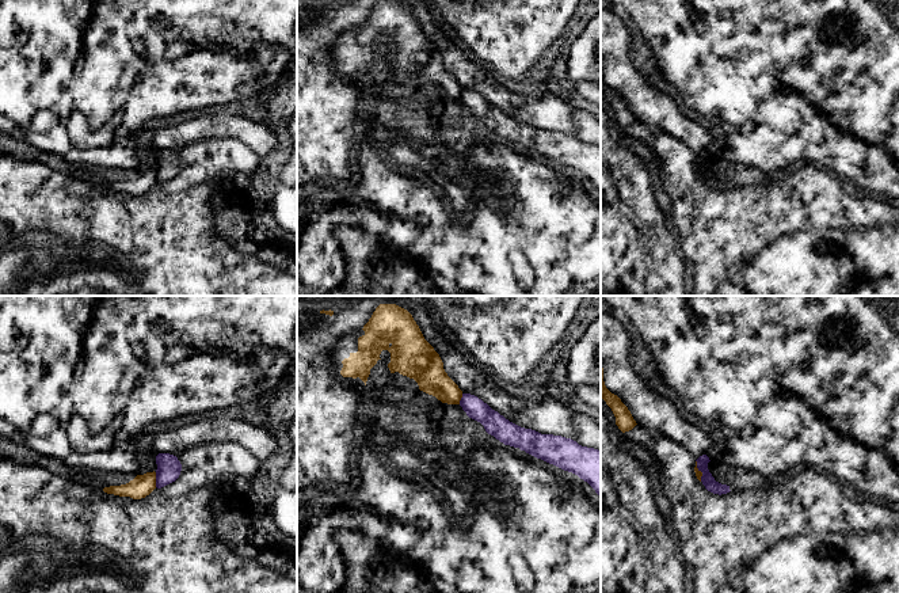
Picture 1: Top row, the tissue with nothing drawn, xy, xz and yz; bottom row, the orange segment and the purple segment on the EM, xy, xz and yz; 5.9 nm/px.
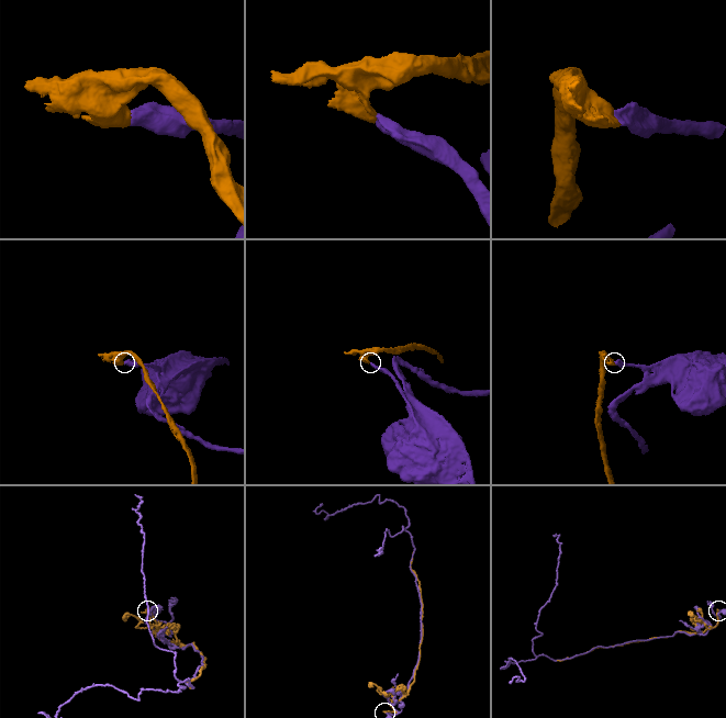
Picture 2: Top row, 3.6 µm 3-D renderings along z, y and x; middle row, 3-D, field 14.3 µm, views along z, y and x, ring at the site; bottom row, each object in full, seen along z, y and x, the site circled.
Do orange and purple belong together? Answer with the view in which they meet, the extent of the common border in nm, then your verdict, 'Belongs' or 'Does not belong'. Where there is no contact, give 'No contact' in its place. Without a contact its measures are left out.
Touches orange in xy. Shared border 90 nm. Does not belong

